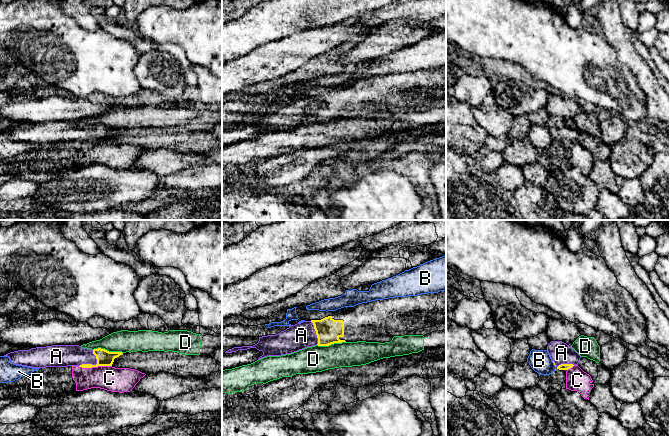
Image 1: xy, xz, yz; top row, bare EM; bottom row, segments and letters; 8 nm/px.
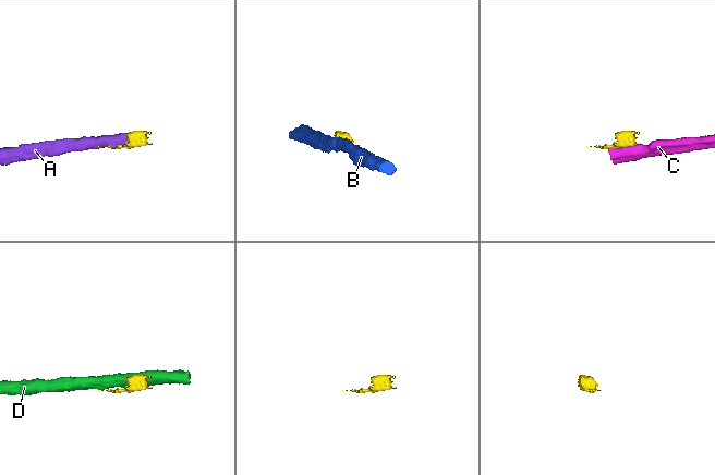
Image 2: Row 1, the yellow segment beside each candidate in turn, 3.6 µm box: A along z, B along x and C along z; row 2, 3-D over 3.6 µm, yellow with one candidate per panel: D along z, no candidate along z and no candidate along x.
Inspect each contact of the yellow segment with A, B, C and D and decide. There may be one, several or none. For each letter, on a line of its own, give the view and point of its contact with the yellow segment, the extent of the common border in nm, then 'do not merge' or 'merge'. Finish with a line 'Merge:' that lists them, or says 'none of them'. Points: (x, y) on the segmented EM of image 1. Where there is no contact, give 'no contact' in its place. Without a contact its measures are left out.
A: xy (94, 365) | 180 nm | merge
B: yz (554, 364) | 50 nm | do not merge
C: xy (94, 366) | 280 nm | do not merge
D: xy (108, 351) | 240 nm | do not merge
Merge: A

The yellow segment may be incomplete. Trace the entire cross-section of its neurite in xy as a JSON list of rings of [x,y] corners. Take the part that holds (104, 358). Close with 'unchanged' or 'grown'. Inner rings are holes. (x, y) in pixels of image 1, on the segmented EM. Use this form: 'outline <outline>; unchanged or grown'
outline [[[52,345],[29,350],[10,352],[8,356],[13,364],[32,368],[79,366],[92,368],[112,366],[114,359],[122,352],[109,352],[105,349],[87,349],[79,345]]]; grown

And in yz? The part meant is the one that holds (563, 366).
outline [[[551,341],[547,346],[547,351],[559,370],[568,370],[574,365],[578,365],[581,356],[562,341]]]; grown

